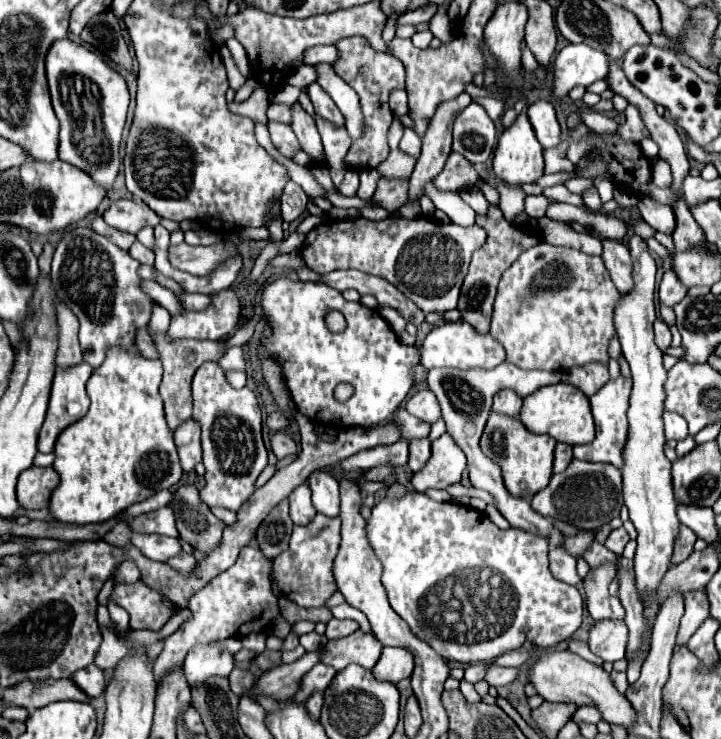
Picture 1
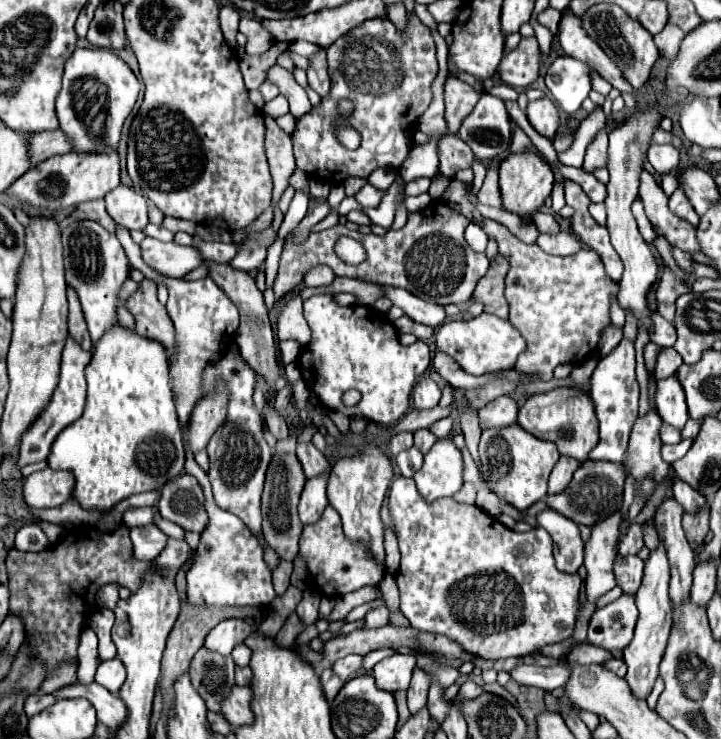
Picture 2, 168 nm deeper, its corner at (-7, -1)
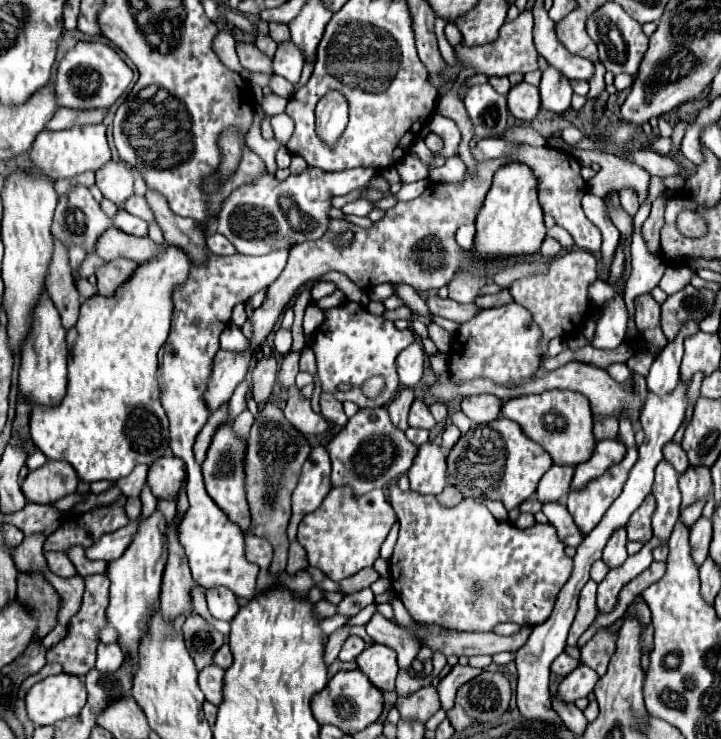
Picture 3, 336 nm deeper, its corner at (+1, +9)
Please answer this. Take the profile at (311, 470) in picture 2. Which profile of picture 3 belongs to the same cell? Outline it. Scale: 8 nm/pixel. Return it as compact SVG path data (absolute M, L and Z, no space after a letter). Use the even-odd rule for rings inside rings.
M291 387L287 393L289 393L289 401L287 401L287 407L283 409L287 421L295 429L299 429L299 433L303 433L305 439L309 439L311 435L323 433L327 429L327 421L321 415L311 411L309 401L299 395L299 389Z

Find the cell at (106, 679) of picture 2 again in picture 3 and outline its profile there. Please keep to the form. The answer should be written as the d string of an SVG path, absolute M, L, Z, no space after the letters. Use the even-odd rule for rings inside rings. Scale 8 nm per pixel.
M117 643L111 645L99 645L97 647L97 665L95 669L101 673L113 673L121 665L121 649Z

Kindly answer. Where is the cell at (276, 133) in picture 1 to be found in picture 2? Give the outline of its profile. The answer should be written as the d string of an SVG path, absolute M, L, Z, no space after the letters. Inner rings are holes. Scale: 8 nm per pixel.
M409 13L407 27L399 31L389 19L367 19L359 27L347 31L347 35L341 35L331 47L327 47L327 61L329 61L329 77L331 77L331 91L327 97L321 99L317 107L313 107L307 115L299 119L297 131L293 133L293 153L297 167L303 169L309 175L317 175L315 179L335 179L341 173L341 179L347 177L363 177L367 179L375 169L399 169L403 161L407 159L411 147L413 147L413 127L417 125L419 117L425 113L425 109L433 101L431 83L437 77L437 57L435 57L435 41L429 31L413 13ZM341 97L347 97L355 103L355 111L351 115L351 123L343 121L343 117L337 115L337 101ZM349 125L361 135L361 145L351 151L343 147L335 135L335 127Z

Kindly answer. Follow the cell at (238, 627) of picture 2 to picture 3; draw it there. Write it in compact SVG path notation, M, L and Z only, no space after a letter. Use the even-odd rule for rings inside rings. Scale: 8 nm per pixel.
M225 587L207 591L207 605L209 605L209 613L221 621L231 621L239 611L237 597Z

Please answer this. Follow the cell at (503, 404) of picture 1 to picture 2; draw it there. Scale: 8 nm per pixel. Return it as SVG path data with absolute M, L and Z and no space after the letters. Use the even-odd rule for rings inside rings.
M497 397L495 401L487 403L479 411L481 429L493 429L493 427L499 429L499 427L513 425L517 421L517 411L519 411L519 405L511 403L509 397Z

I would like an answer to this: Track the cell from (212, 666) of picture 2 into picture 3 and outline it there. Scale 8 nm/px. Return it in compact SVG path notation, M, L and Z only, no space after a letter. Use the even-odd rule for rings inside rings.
M199 615L187 617L187 621L183 625L183 637L185 637L185 645L195 661L197 671L213 665L213 657L215 657L217 649L225 643L223 635L215 627L211 627L207 621L203 621Z

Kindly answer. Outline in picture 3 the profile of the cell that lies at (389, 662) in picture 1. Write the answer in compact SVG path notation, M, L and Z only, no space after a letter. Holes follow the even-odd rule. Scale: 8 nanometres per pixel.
M371 645L357 657L359 669L381 691L395 691L397 653L387 645Z

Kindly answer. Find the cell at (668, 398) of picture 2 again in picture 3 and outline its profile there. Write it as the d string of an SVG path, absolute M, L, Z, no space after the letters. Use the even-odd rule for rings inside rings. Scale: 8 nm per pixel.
M687 323L675 343L669 343L655 359L647 375L647 389L655 395L669 395L679 385L679 365L683 357L683 337L697 333L697 323Z

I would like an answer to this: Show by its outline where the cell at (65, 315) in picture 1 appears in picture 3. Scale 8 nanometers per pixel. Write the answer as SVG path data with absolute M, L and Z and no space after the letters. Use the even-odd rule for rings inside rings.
M55 241L55 251L51 259L51 273L47 277L47 293L61 313L63 327L71 329L79 319L79 291L71 277L71 267L67 261L67 249Z

